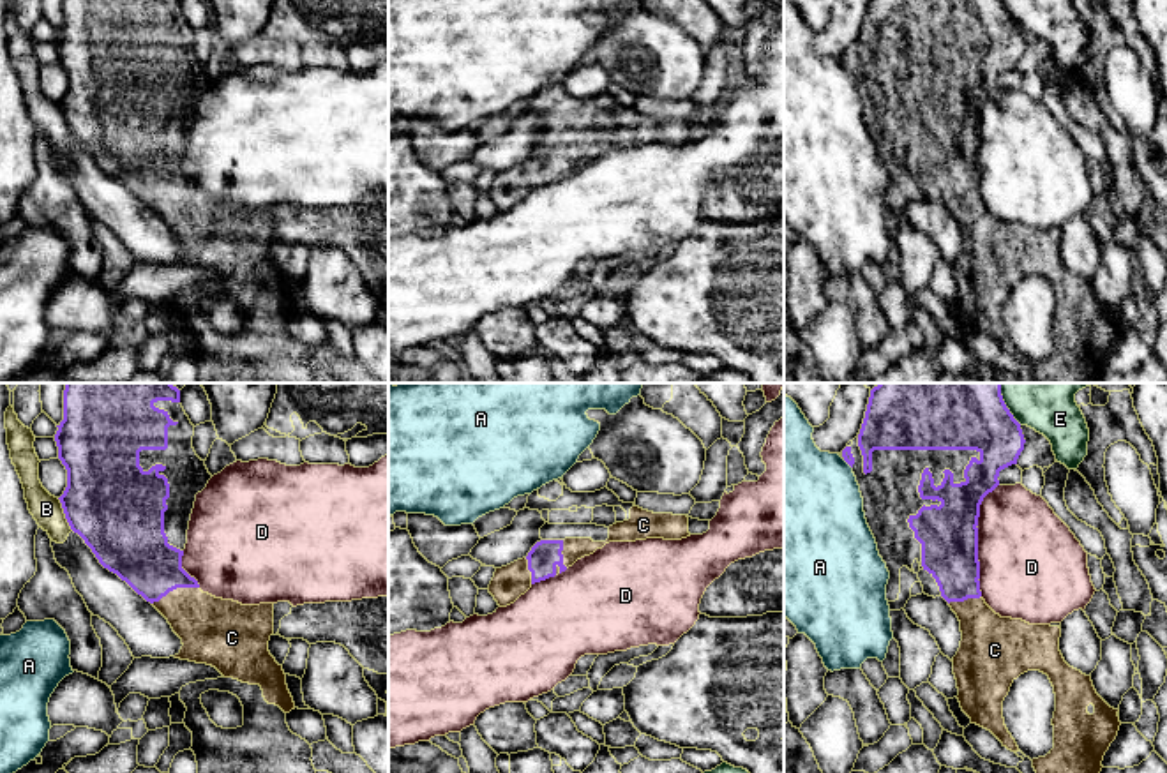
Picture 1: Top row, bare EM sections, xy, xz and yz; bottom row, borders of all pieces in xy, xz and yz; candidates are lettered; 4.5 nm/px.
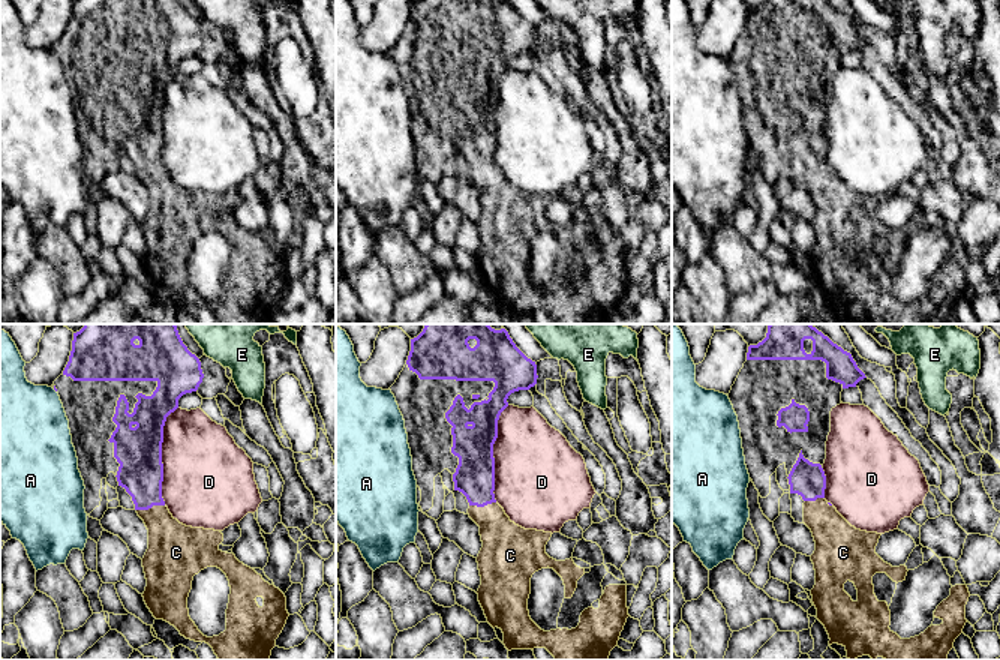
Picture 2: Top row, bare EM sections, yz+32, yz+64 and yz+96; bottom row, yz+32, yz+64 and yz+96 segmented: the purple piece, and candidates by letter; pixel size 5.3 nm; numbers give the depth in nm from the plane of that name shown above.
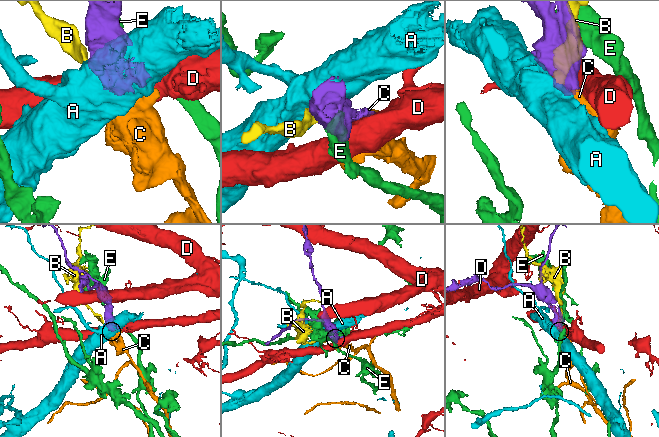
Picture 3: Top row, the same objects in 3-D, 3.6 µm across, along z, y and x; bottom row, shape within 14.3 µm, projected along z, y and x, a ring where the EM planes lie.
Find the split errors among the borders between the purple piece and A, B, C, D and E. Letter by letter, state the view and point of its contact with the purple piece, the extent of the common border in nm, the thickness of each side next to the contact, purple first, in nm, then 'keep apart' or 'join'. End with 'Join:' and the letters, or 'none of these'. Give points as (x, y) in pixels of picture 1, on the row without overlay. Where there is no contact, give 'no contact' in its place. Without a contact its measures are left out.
A: contact yz (848, 67); length 60 nm; calibres 50 and 480 nm; keep apart
B: contact xy (64, 117); length 170 nm; calibres 420 and 140 nm; keep apart
C: contact xy (175, 193); length 240 nm; calibres 300 and 280 nm; join
D: contact yz (977, 145); length 500 nm; calibres 260 and 460 nm; keep apart
E: contact yz (1008, 15); length 160 nm; calibres 260 and 200 nm; keep apart
Join: C

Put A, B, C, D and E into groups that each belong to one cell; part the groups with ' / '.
A / B / C / D / E

